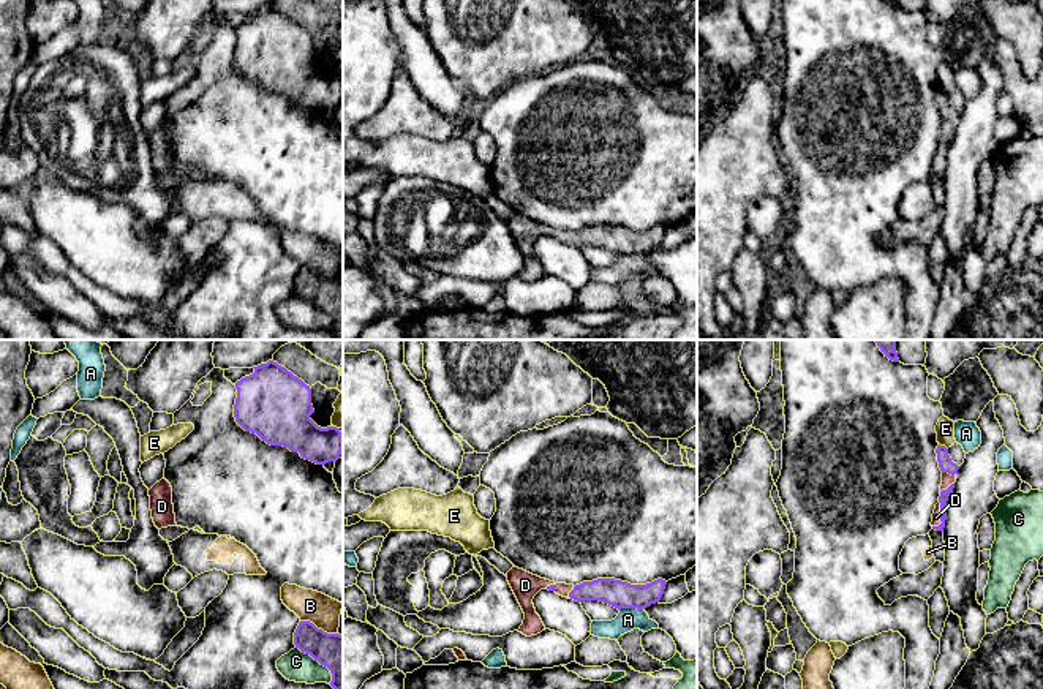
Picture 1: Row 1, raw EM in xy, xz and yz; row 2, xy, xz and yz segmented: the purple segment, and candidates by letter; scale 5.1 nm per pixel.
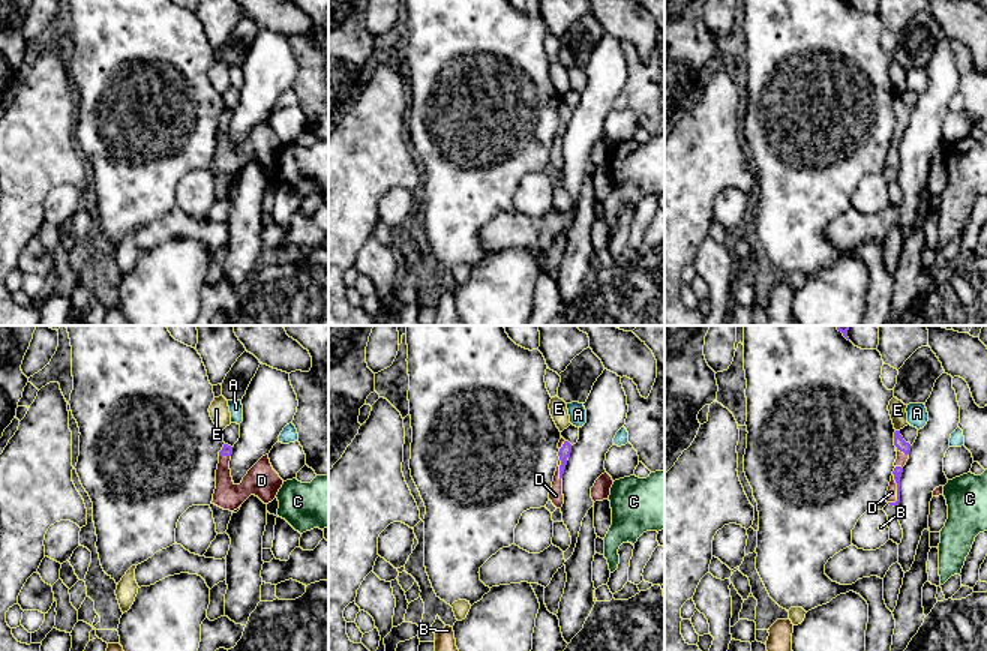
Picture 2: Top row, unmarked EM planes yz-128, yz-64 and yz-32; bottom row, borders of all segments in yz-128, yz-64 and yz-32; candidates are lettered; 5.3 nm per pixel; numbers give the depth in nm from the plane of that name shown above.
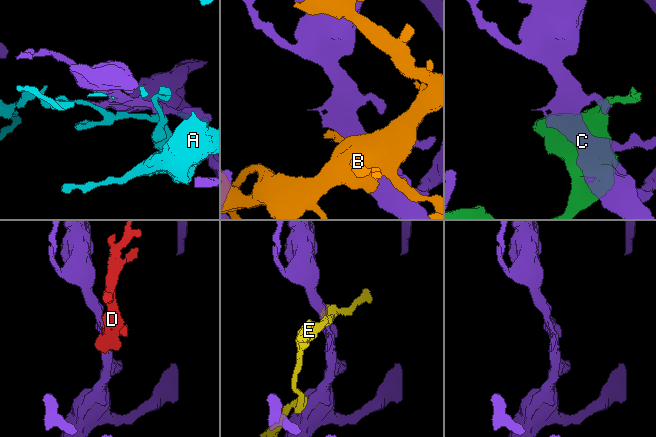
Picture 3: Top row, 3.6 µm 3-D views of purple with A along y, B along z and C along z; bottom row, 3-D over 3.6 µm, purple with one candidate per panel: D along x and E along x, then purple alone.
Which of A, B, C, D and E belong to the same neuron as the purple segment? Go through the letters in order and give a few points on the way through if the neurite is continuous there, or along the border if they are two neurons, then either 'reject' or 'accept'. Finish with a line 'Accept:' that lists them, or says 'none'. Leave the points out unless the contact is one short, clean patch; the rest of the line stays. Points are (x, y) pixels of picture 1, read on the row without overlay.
A: reject
B: reject
C: reject
D: accept
E: reject
Accept: D

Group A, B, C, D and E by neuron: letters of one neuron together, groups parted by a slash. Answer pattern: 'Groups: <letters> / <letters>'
Groups: A / B / C / D / E

